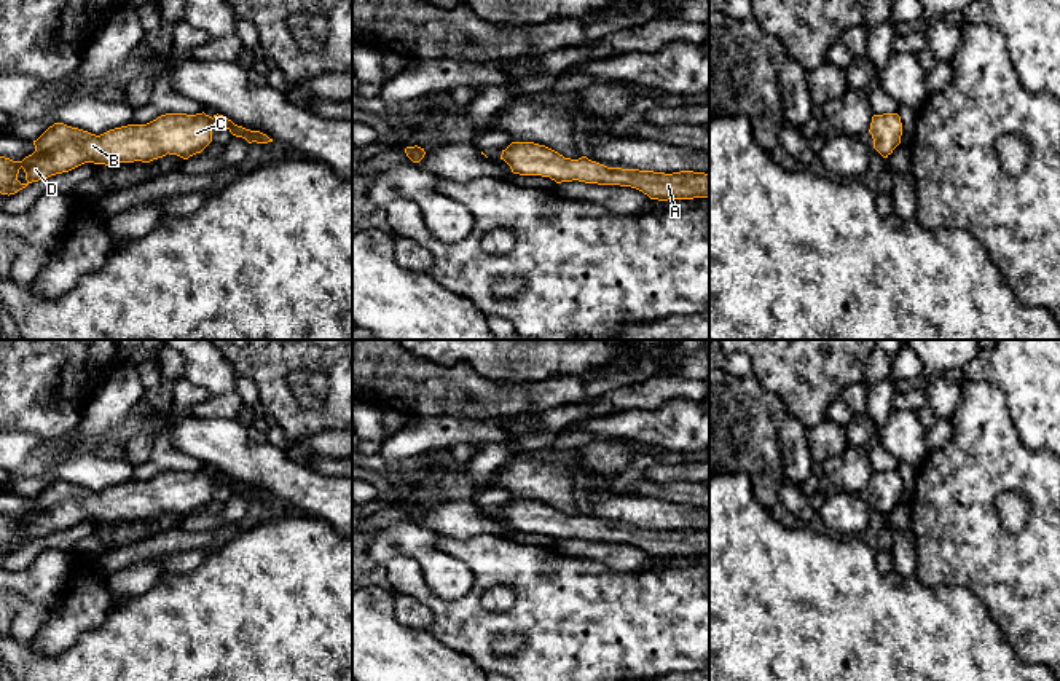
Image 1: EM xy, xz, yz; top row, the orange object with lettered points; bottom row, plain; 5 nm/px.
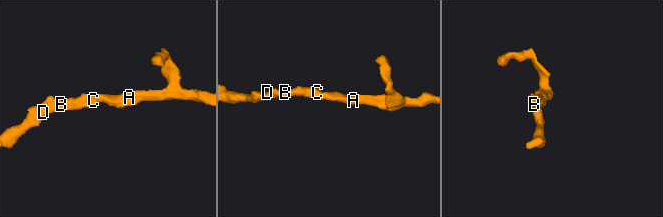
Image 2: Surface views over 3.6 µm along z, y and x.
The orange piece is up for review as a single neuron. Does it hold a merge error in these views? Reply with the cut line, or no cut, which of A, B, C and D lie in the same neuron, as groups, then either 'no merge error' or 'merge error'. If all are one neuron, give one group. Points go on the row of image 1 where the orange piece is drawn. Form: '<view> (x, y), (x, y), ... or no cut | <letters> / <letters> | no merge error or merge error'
no cut | A B C D | no merge error

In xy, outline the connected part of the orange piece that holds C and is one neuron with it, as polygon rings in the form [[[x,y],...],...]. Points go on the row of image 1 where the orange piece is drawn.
[[[166,113],[147,124],[128,124],[100,136],[54,123],[37,140],[35,152],[22,161],[0,156],[0,193],[14,195],[32,182],[69,172],[84,163],[115,166],[150,163],[167,153],[183,159],[201,153],[212,142],[212,128],[225,126],[249,144],[273,142],[260,131],[234,124],[223,115]]]

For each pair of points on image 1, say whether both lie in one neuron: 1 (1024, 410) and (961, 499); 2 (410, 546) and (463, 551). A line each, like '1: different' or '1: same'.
1: different
2: different

